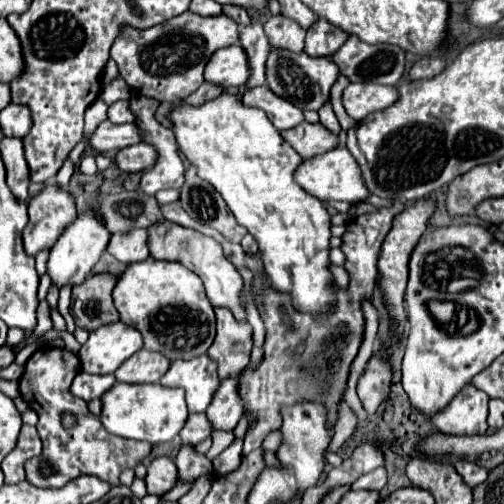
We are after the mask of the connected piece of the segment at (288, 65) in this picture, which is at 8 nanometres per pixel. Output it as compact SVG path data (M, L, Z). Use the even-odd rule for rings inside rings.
M271 48L265 62L265 74L269 88L277 96L289 100L301 110L319 110L325 104L325 100L329 100L329 90L335 84L339 70L331 58L309 58L309 54L305 52L293 54L291 50Z

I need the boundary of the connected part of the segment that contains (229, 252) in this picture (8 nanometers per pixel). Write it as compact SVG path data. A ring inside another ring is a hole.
M393 202L389 208L377 208L375 212L361 214L353 220L351 228L341 236L341 250L345 254L345 270L349 272L349 288L337 290L337 310L329 314L329 318L313 318L313 314L301 314L293 310L293 302L289 302L289 294L277 294L269 286L267 274L263 272L261 252L247 254L241 244L229 242L225 236L217 234L217 230L207 226L197 226L195 230L217 240L229 262L239 268L249 268L253 272L253 302L261 314L265 324L265 342L263 342L263 360L257 368L245 368L239 376L239 396L245 406L245 416L251 418L251 424L243 442L243 456L255 448L261 448L265 436L273 430L281 428L281 406L295 402L323 402L327 410L329 428L337 422L337 406L345 394L347 378L351 372L351 364L359 352L365 332L365 316L361 310L363 300L371 300L375 280L377 280L377 256L379 248L391 230L393 218L403 210L403 204ZM373 230L373 240L367 236Z

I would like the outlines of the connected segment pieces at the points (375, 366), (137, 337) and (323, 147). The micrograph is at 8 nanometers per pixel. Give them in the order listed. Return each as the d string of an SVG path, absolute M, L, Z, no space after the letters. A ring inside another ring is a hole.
M379 352L377 356L373 356L369 360L367 372L357 384L357 396L363 404L363 408L367 410L367 414L373 414L377 410L377 406L385 400L385 396L389 392L389 384L391 384L389 362L385 360L383 352Z
M123 322L101 326L89 334L89 340L79 350L81 370L87 374L111 374L141 348L143 338L133 326Z
M301 122L301 126L285 130L283 136L297 150L301 158L311 158L315 154L323 154L337 146L337 134L327 130L321 122L319 124Z

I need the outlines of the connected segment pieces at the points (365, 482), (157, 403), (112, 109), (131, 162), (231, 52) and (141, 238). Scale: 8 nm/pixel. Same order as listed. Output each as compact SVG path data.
M377 468L365 476L361 476L357 482L351 484L351 490L381 490L387 484L387 472L385 468Z
M117 382L109 392L103 394L101 422L109 434L147 440L151 444L169 442L179 434L187 420L185 392L181 388L165 388L161 384L121 384Z
M119 100L108 107L108 120L114 124L135 122L135 116L129 110L129 100Z
M145 142L127 146L125 150L117 150L115 164L121 172L145 172L155 164L153 160L157 158L157 154L153 150L155 148Z
M239 44L217 50L205 66L205 80L223 88L237 88L249 80L249 60Z
M129 230L125 234L111 234L107 252L123 264L133 264L149 258L147 248L147 232L145 230Z

